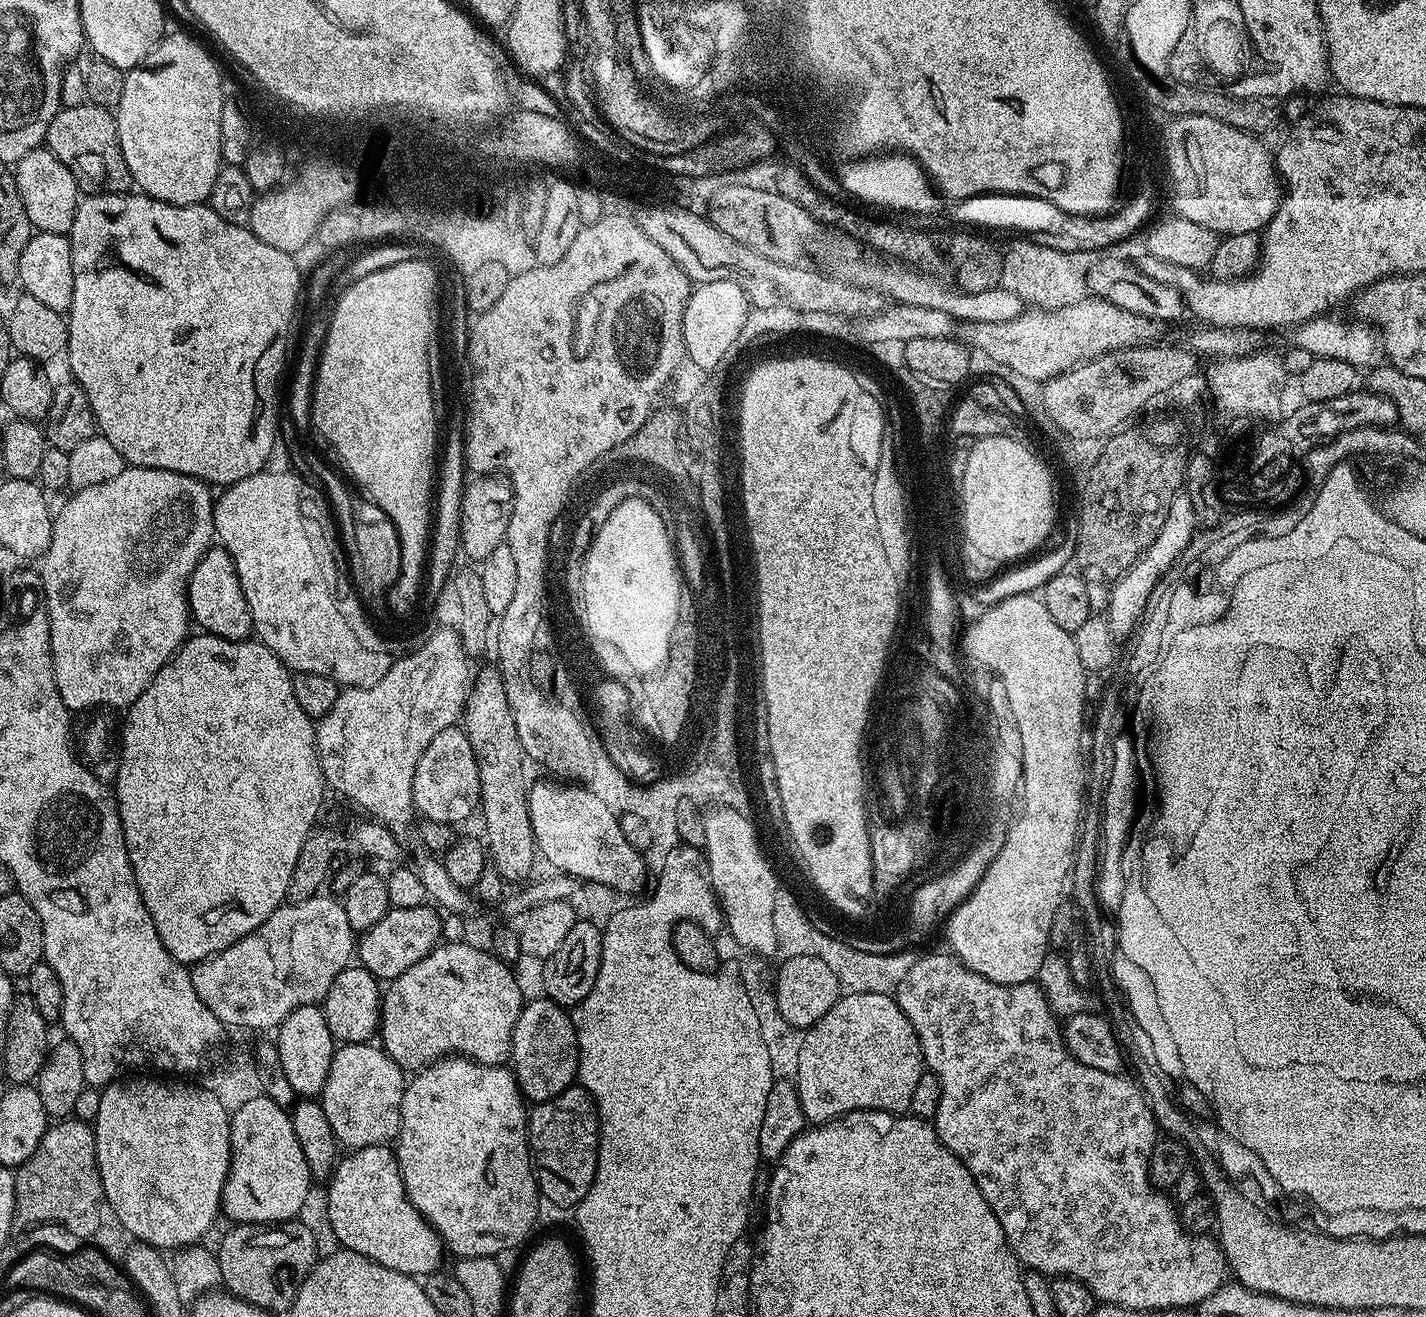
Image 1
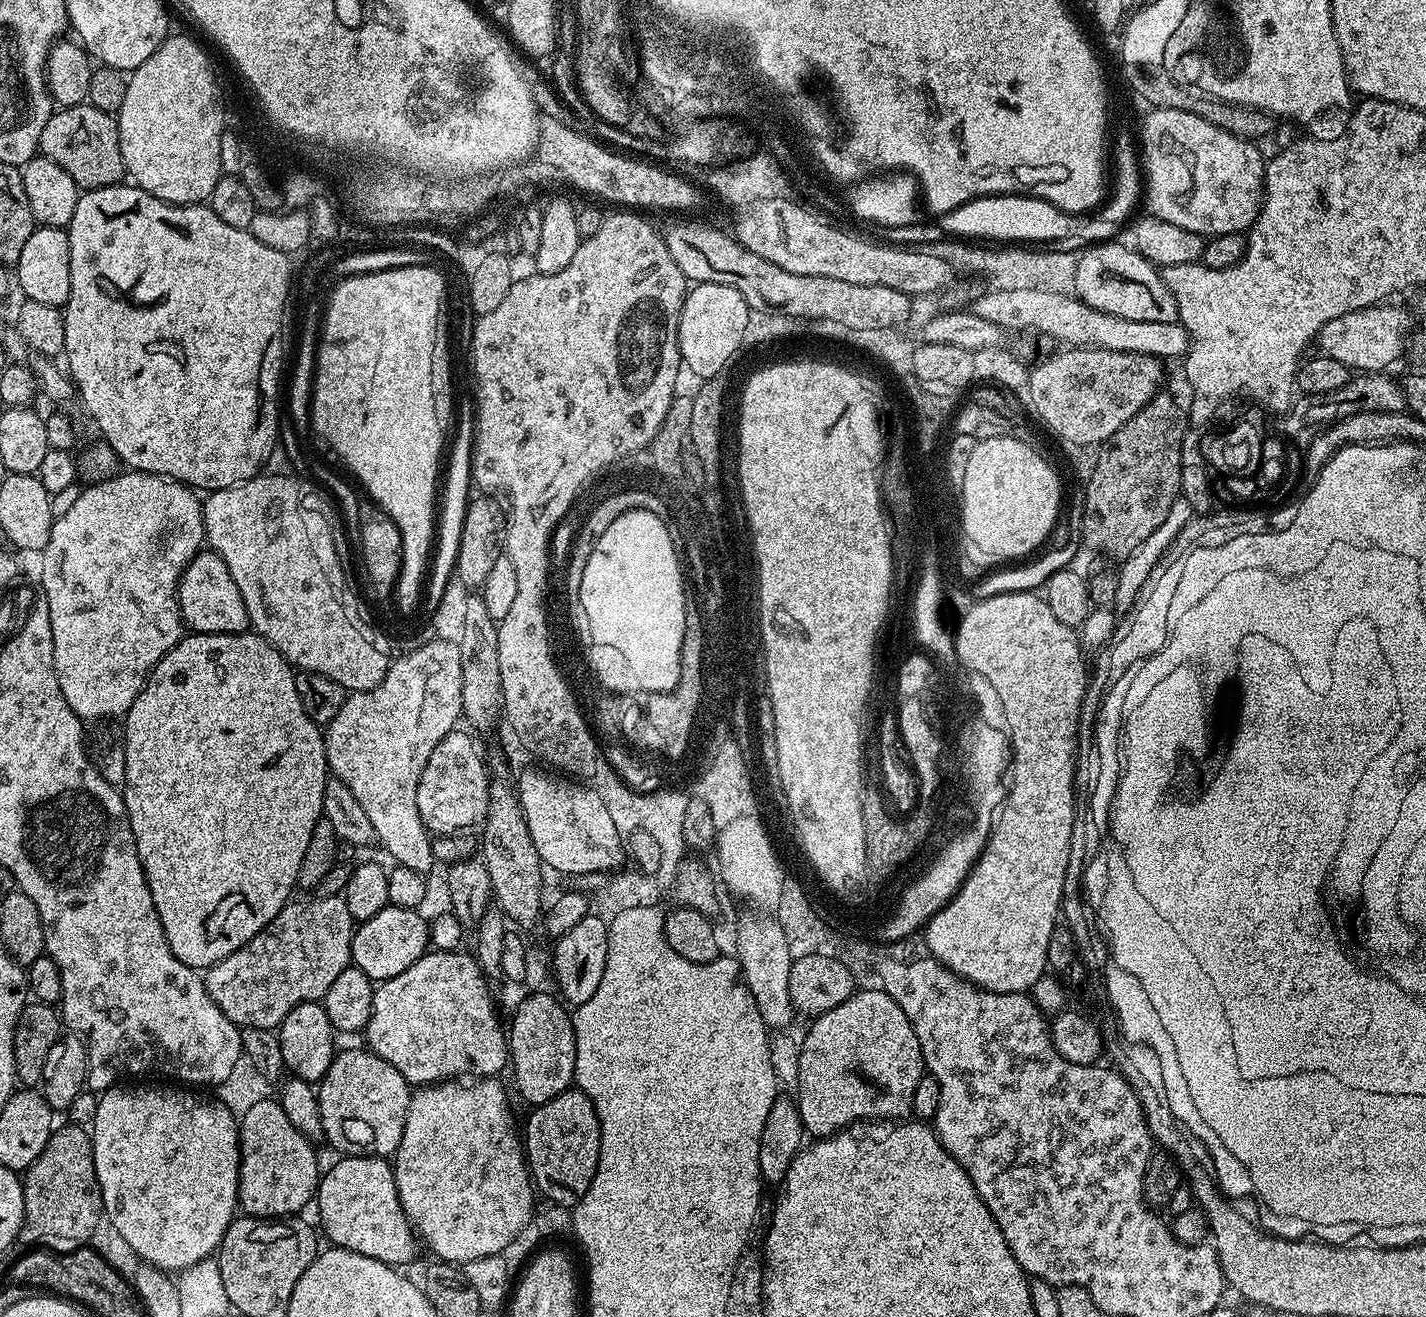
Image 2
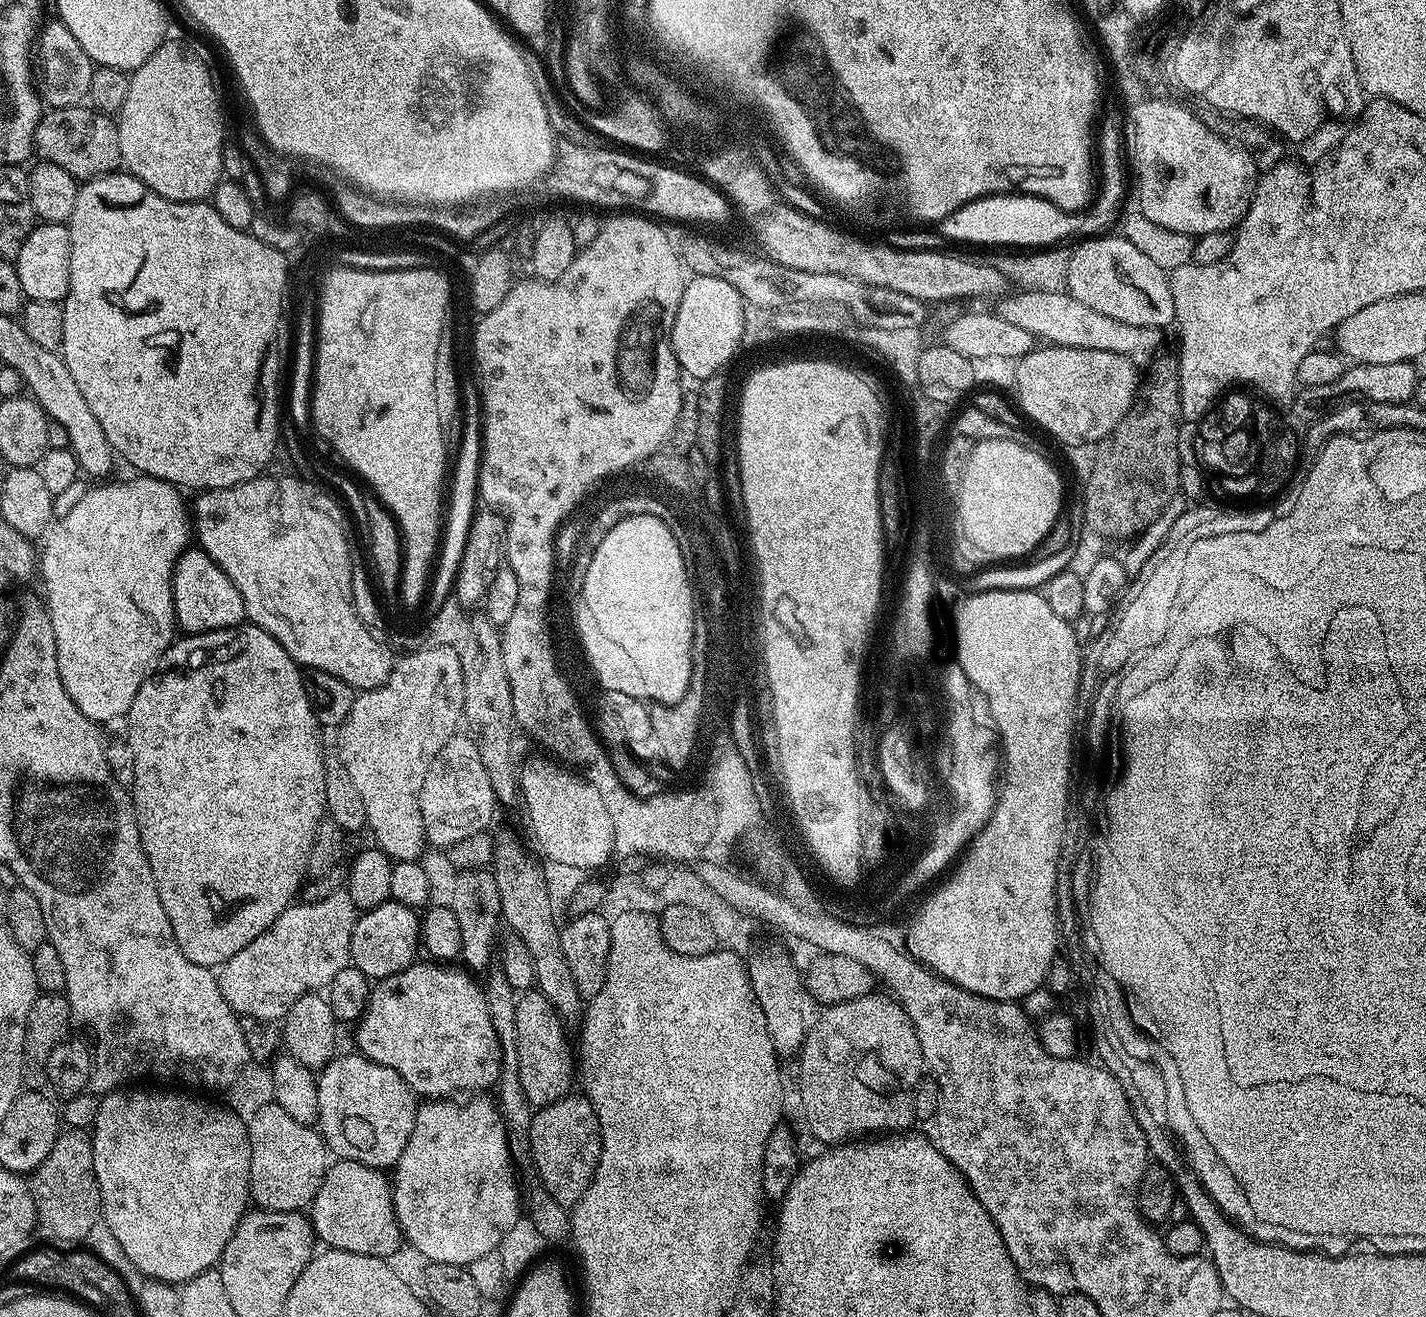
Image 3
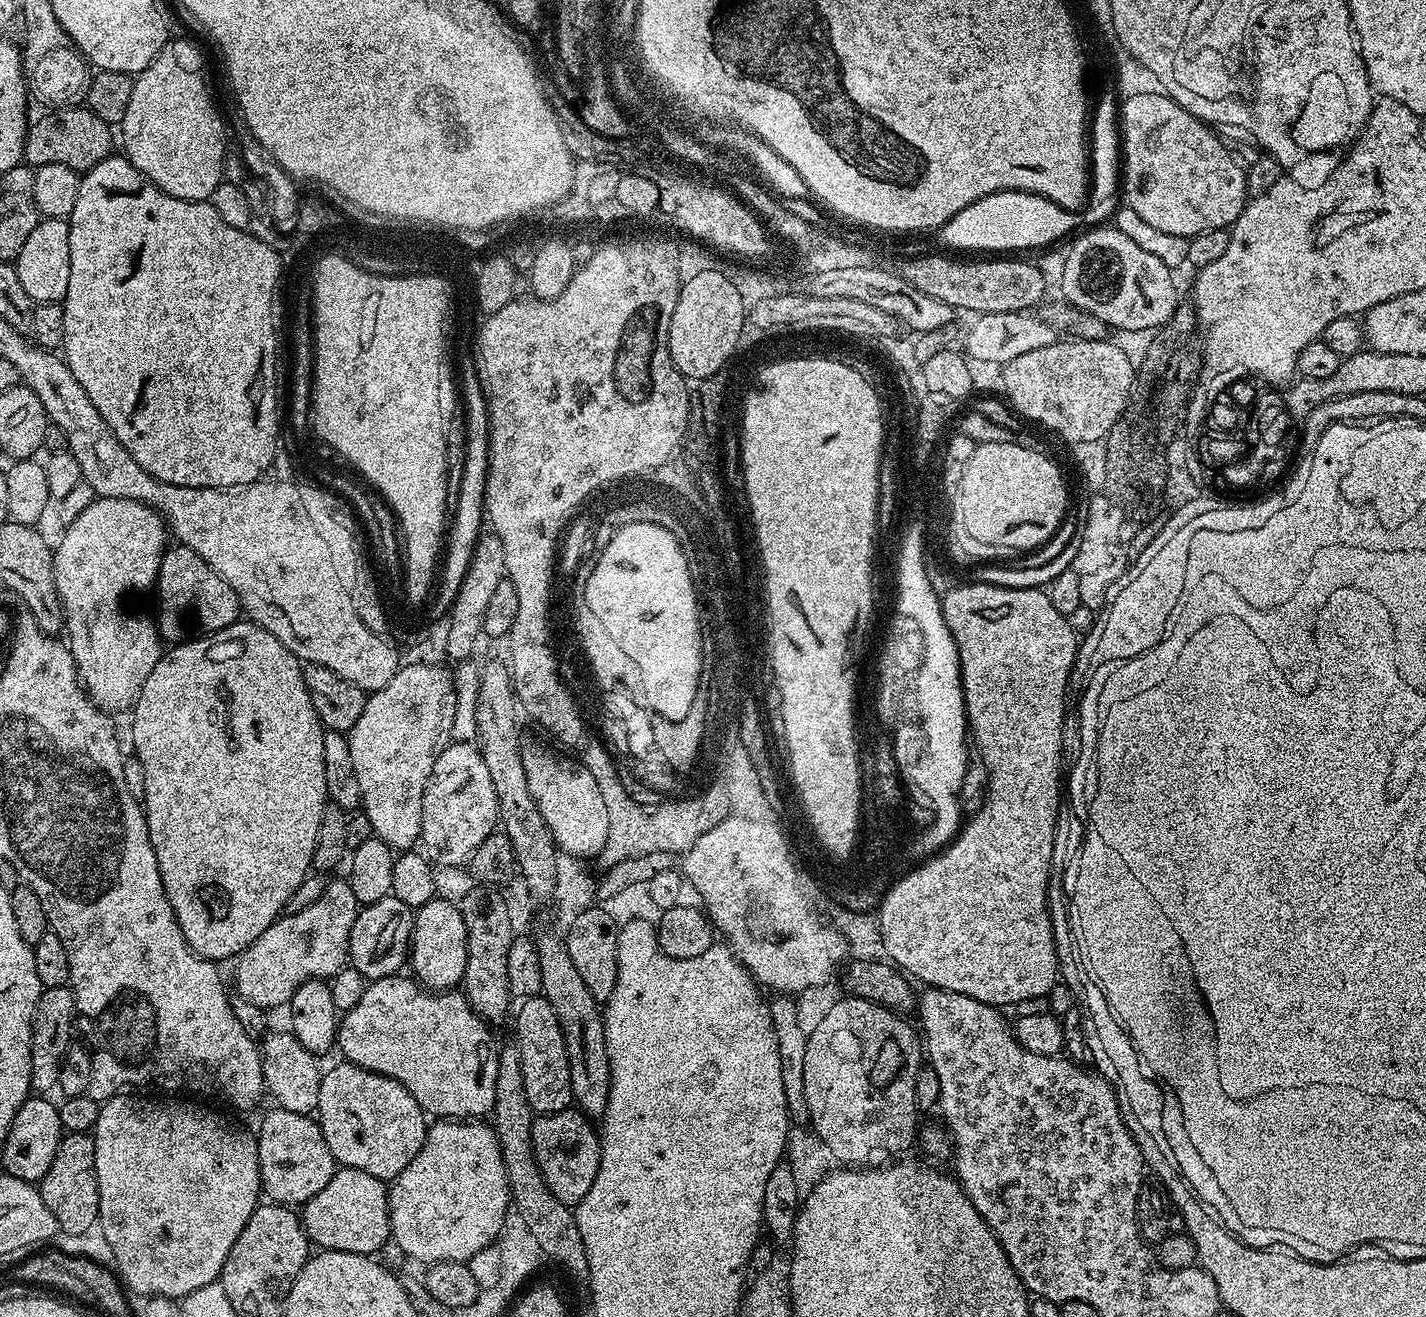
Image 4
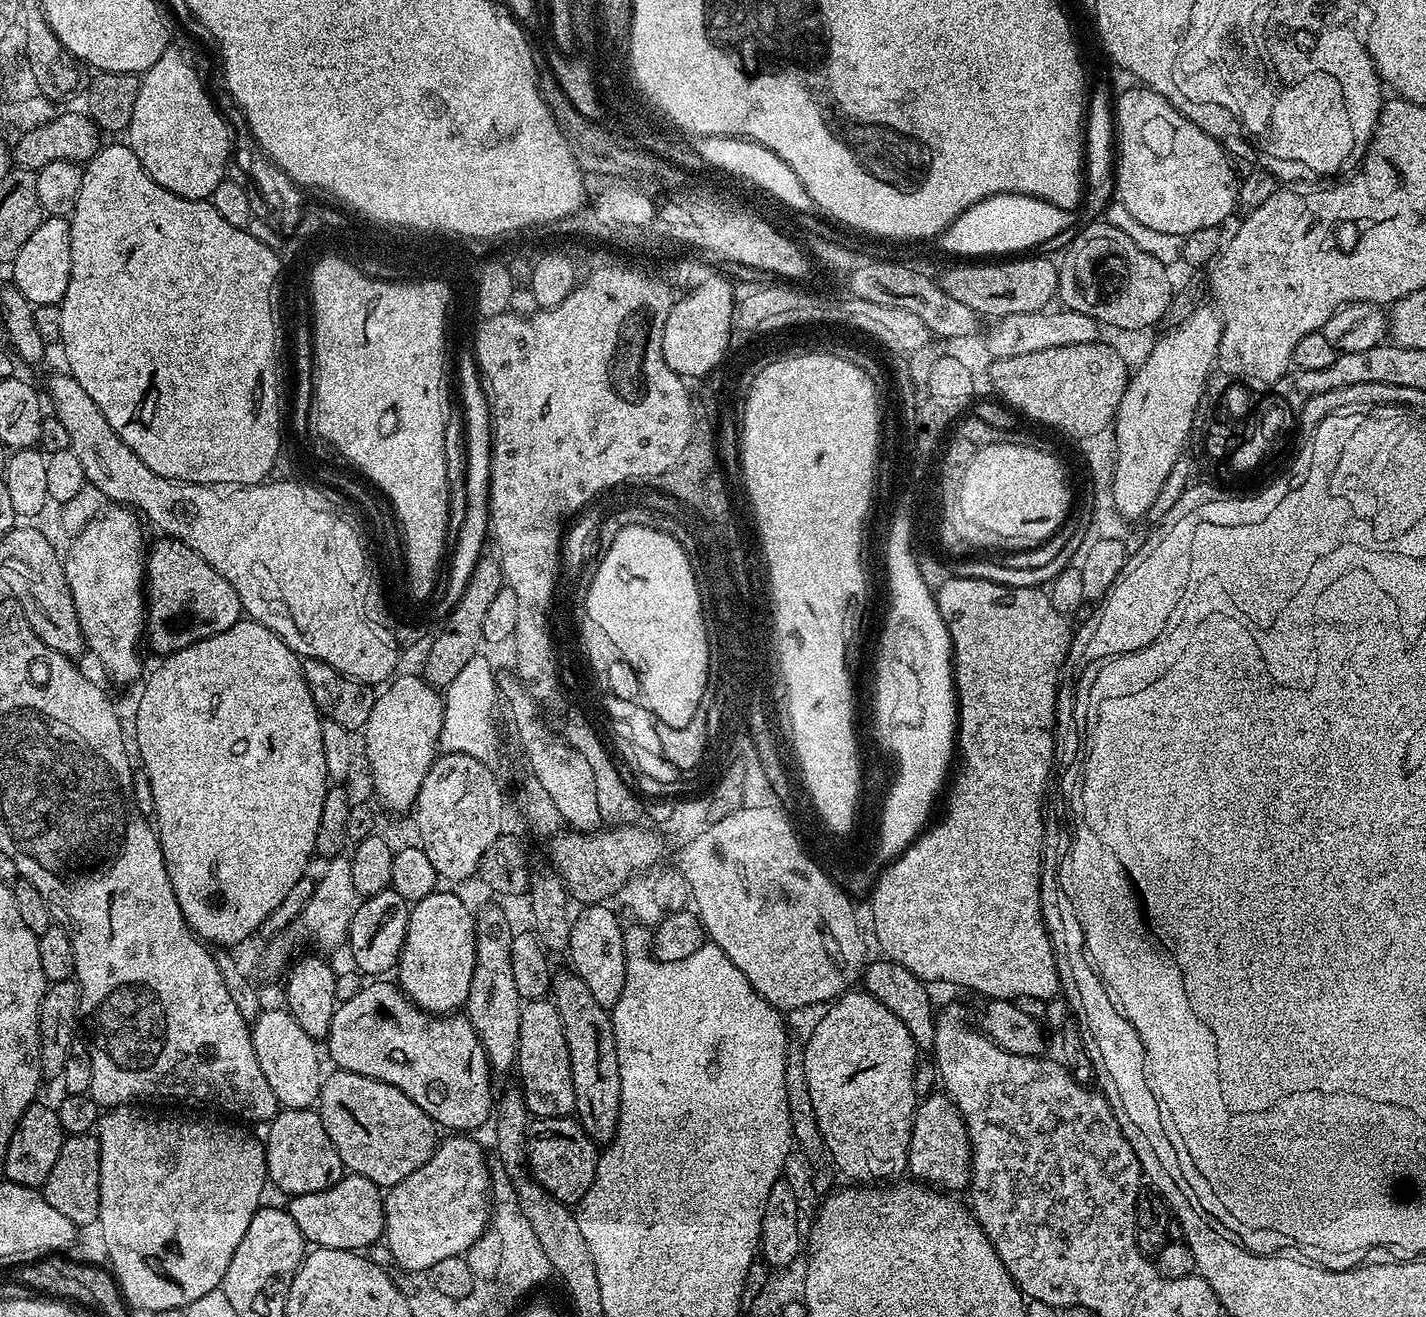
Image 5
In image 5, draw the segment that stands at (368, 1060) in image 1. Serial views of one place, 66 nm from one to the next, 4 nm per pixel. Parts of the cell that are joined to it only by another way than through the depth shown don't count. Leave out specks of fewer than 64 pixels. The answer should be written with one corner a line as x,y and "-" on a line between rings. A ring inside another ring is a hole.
332,1070
323,1077
320,1086
318,1111
322,1118
322,1126
326,1126
326,1134
330,1134
330,1142
334,1142
334,1150
338,1150
338,1158
342,1158
345,1169
349,1173
370,1178
382,1190
393,1188
402,1178
410,1178
414,1170
418,1170
432,1156
437,1146
437,1125
422,1110
422,1106
414,1106
402,1090
390,1086
381,1080
366,1078
362,1074

